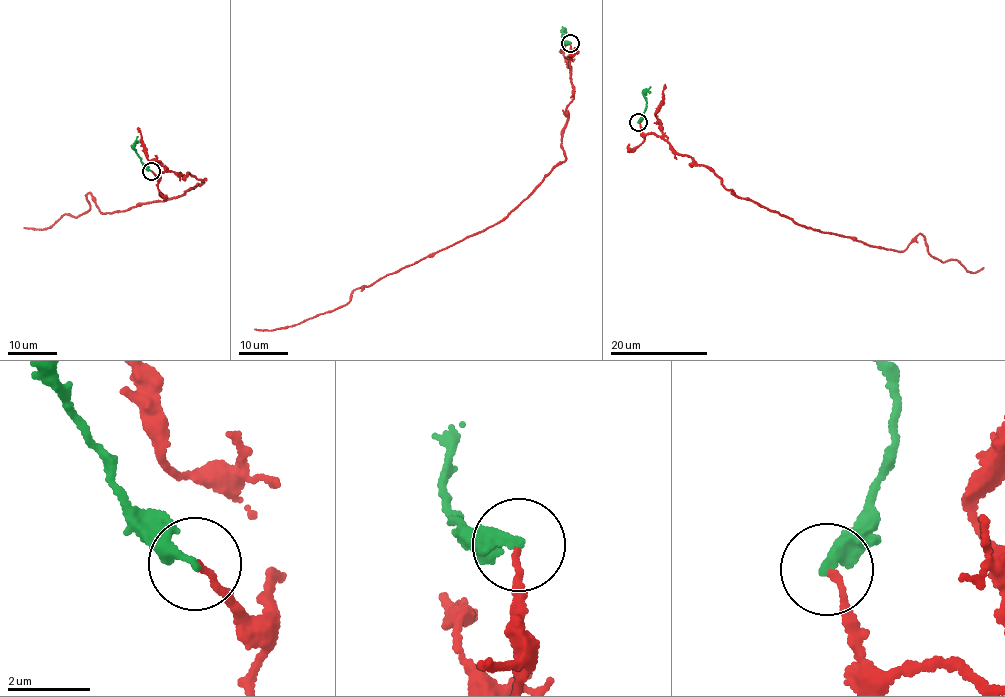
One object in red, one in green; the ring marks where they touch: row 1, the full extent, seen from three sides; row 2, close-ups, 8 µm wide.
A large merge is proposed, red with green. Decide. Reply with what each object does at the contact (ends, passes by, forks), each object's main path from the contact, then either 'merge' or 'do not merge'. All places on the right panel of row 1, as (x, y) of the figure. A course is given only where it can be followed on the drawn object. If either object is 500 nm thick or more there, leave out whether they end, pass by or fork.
red ends | green ends | red via (638, 121), (739, 197), (802, 225), (896, 250), (919, 234), (933, 257), (983, 268) | green via (638, 121), (645, 109), (646, 90), (650, 87) | merge

